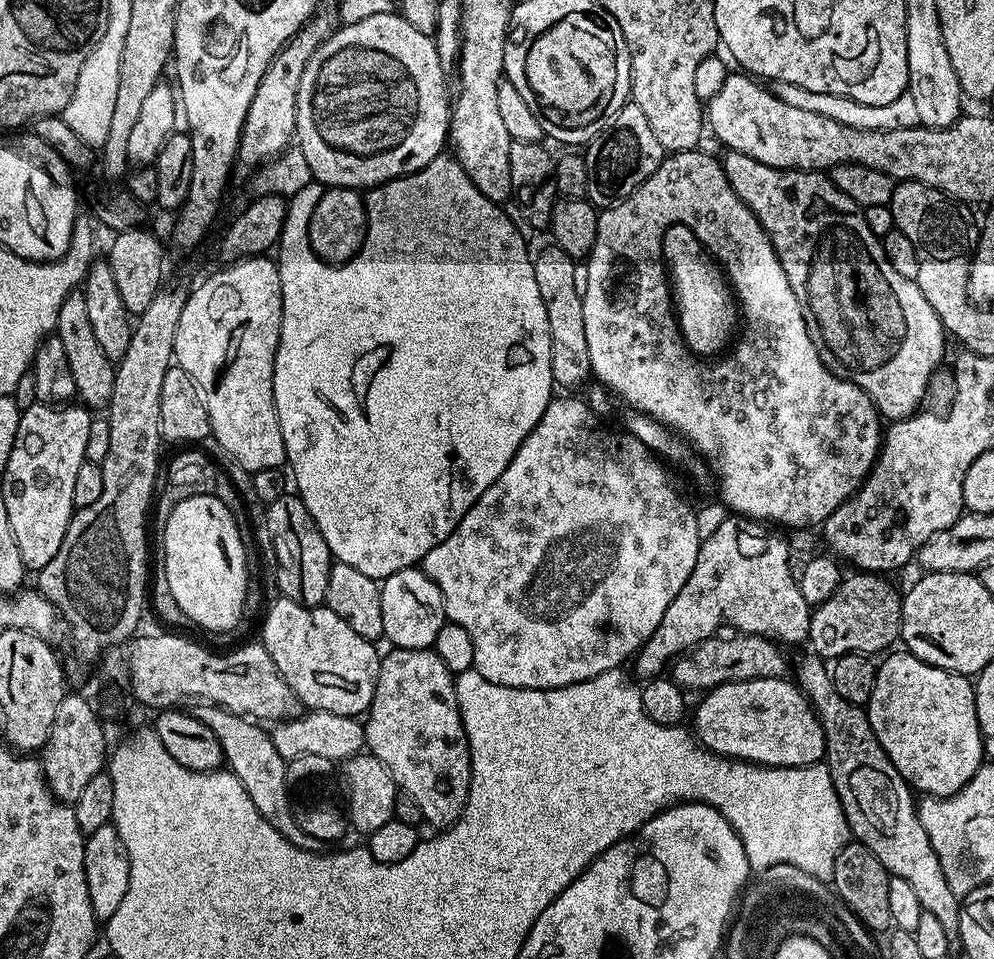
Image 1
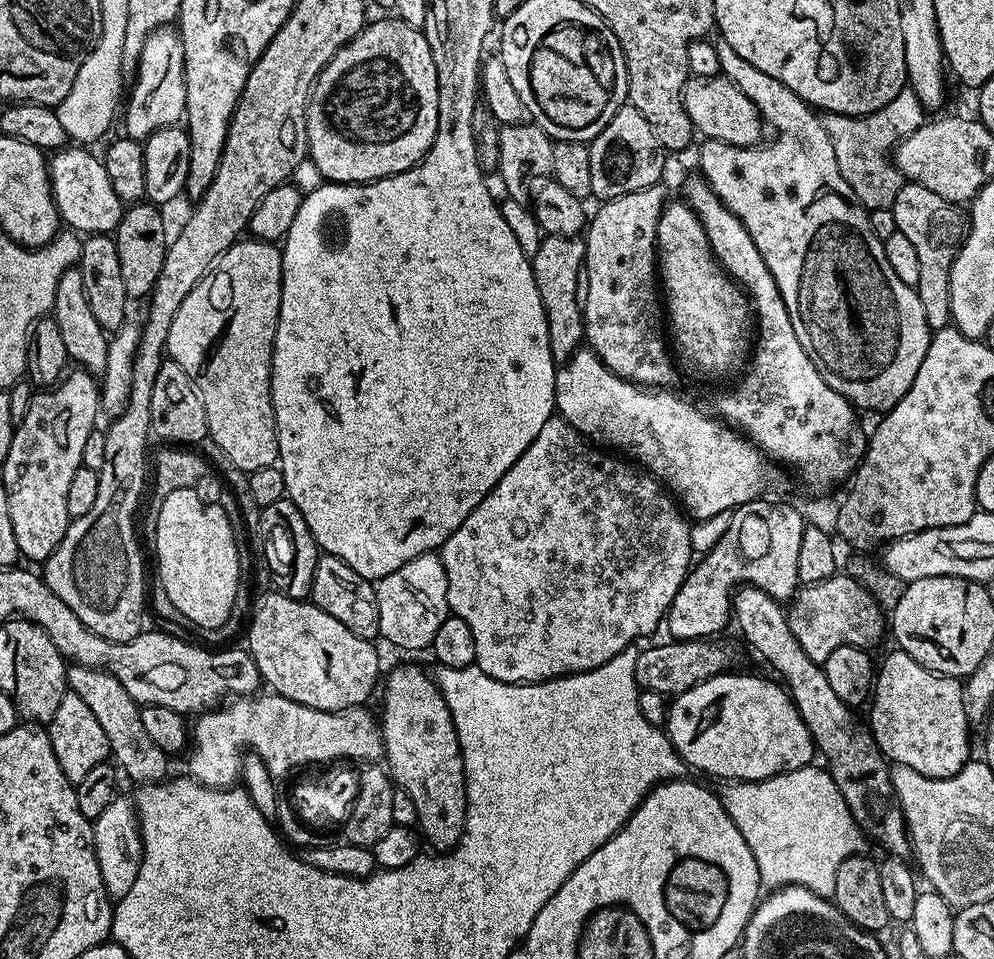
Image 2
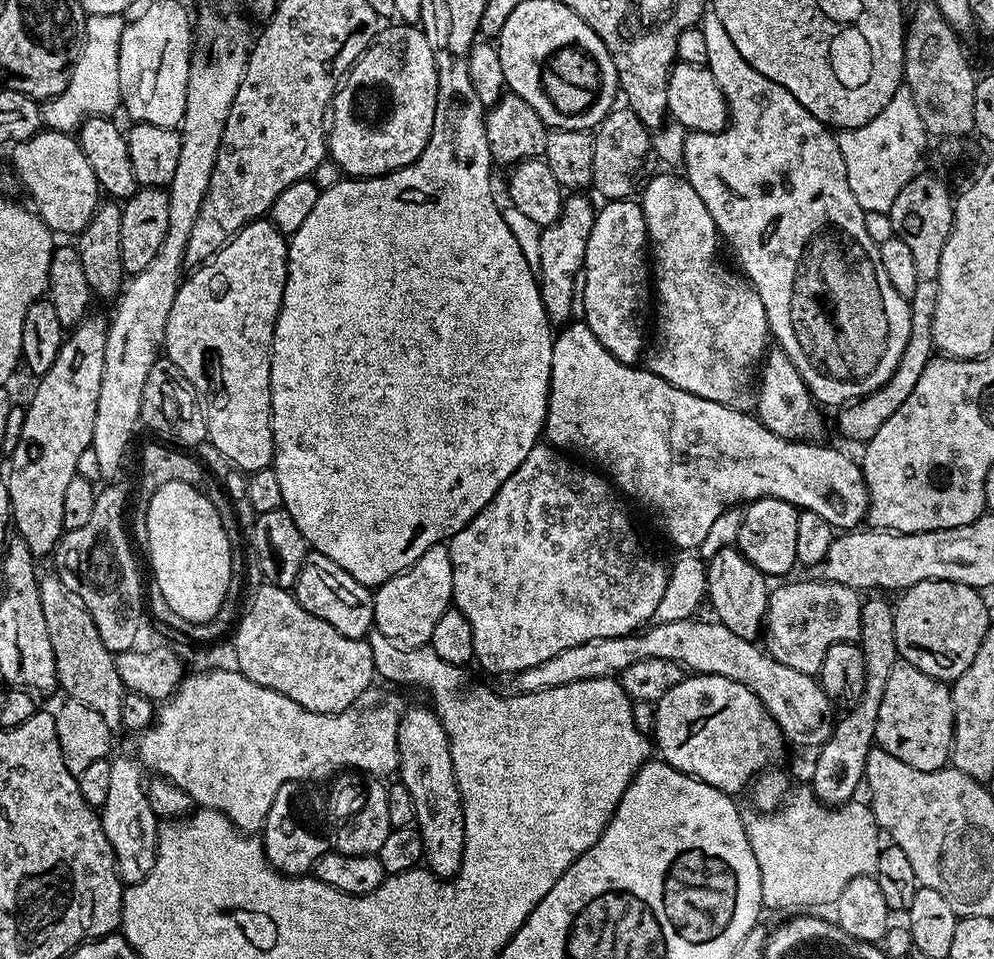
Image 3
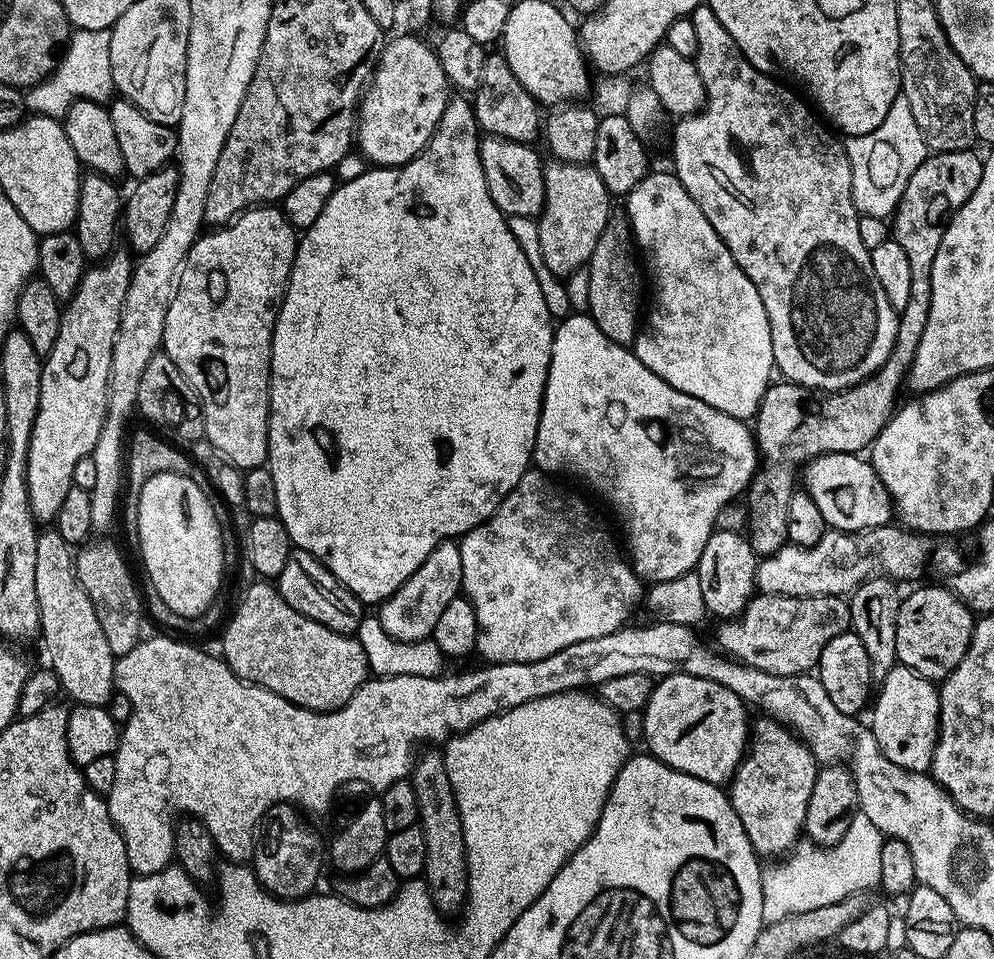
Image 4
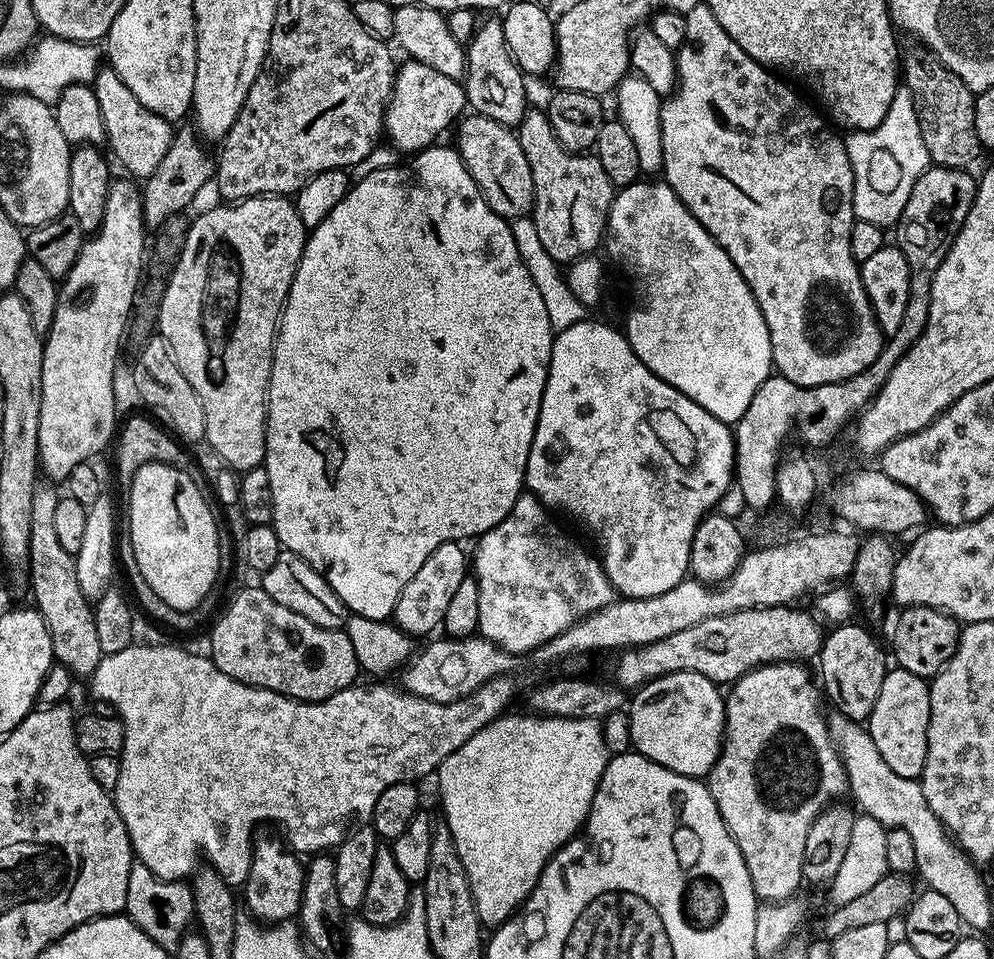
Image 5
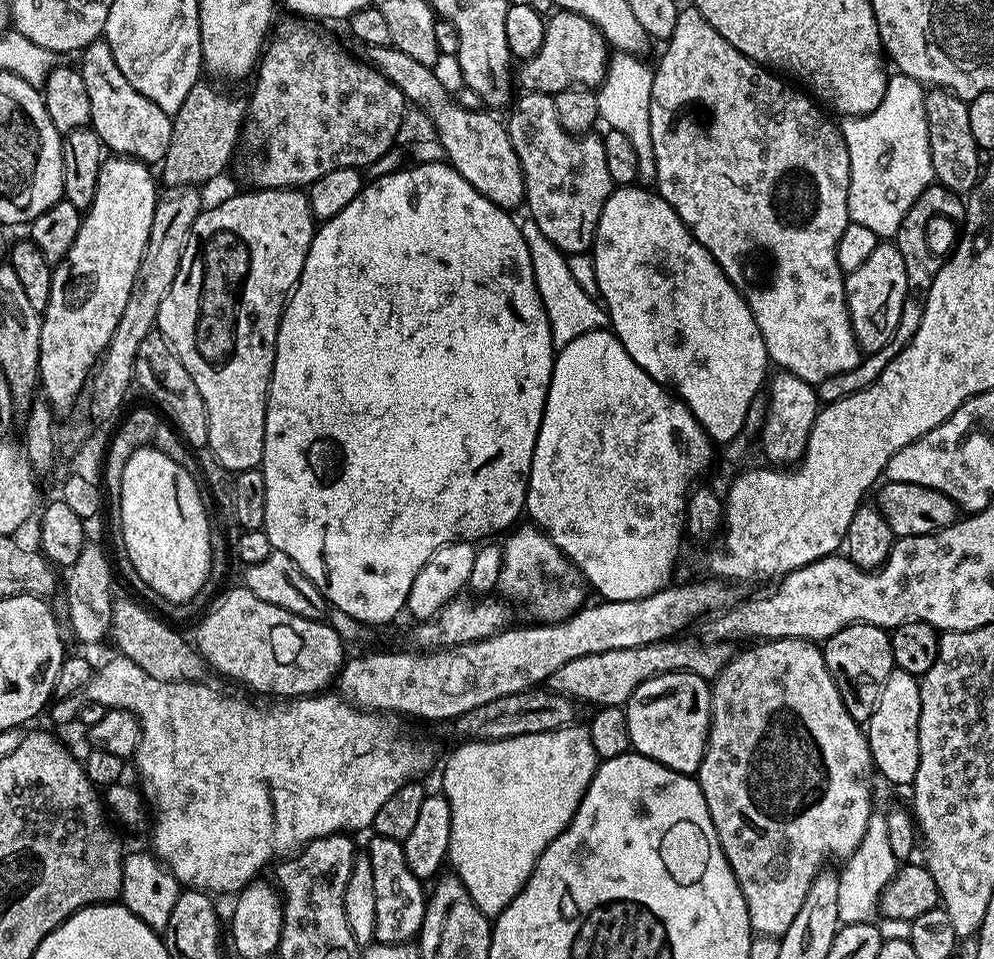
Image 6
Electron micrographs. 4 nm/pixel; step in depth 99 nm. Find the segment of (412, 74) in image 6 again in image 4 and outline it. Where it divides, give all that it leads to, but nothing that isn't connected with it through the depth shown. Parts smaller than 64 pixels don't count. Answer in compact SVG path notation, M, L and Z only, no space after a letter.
M485 135L480 142L480 161L486 174L486 186L490 190L490 198L504 213L505 217L530 216L539 217L544 211L544 165L545 161L535 152L532 144L519 144L513 140L504 140L501 136Z

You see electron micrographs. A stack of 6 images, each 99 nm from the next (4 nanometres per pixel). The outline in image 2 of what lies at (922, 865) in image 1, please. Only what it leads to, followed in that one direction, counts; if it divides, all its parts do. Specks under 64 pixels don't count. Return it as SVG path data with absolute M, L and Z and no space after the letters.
M740 586L732 594L732 615L734 624L740 627L744 640L777 672L783 687L792 697L800 717L806 722L812 740L821 753L828 752L827 771L831 772L850 814L869 841L881 844L885 853L907 857L910 852L908 827L904 812L896 803L892 790L892 774L886 759L871 731L856 721L857 713L849 708L830 687L824 673L824 665L816 664L807 657L802 646L788 625L786 608L766 590L751 586Z

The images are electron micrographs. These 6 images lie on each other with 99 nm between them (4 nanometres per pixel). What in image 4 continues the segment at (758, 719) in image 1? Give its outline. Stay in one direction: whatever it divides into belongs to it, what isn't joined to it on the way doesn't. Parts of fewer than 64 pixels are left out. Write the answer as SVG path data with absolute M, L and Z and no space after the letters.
M675 672L673 676L665 676L655 681L652 693L642 713L644 716L643 743L648 743L647 751L669 764L674 770L690 774L702 782L710 782L724 786L731 781L736 767L743 760L750 739L749 709L744 701L734 694L734 690L726 690L726 686L718 686L718 682L710 682L706 678L694 678L690 674Z

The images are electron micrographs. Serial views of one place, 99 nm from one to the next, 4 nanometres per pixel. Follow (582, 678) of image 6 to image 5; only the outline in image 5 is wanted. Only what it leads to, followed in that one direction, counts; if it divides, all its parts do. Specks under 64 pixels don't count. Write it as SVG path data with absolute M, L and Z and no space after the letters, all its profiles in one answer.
M774 606L722 614L718 618L706 618L706 622L698 622L698 626L690 626L686 630L678 630L678 634L670 634L670 638L621 651L617 655L620 657L617 658L616 665L612 668L611 679L619 688L635 690L671 672L697 672L710 678L717 686L731 686L751 668L761 668L763 664L777 664L787 660L815 661L820 655L820 647L824 645L826 628L811 611L809 612L803 612L800 606Z

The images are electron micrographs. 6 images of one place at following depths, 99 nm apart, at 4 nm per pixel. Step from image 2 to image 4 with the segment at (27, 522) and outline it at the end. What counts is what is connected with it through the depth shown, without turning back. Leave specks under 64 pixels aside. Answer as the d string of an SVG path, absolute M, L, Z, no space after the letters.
M113 251L85 271L84 277L78 282L78 290L72 295L72 299L63 305L58 342L54 342L54 350L50 350L50 354L43 361L42 398L38 398L38 418L30 436L30 450L26 462L30 506L38 522L55 521L58 510L62 510L66 494L74 486L74 466L78 466L84 456L91 456L102 432L104 419L107 418L111 356L114 354L123 300L126 298L134 267L133 257L127 251L120 251Z

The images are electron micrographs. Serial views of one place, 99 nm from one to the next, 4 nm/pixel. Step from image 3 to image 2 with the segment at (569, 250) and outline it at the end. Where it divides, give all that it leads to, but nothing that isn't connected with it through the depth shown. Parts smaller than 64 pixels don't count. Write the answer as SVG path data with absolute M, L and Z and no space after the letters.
M545 235L538 254L531 256L534 282L542 294L542 310L546 310L546 330L550 334L550 354L557 366L565 364L585 343L582 300L582 269L585 241L580 236Z

